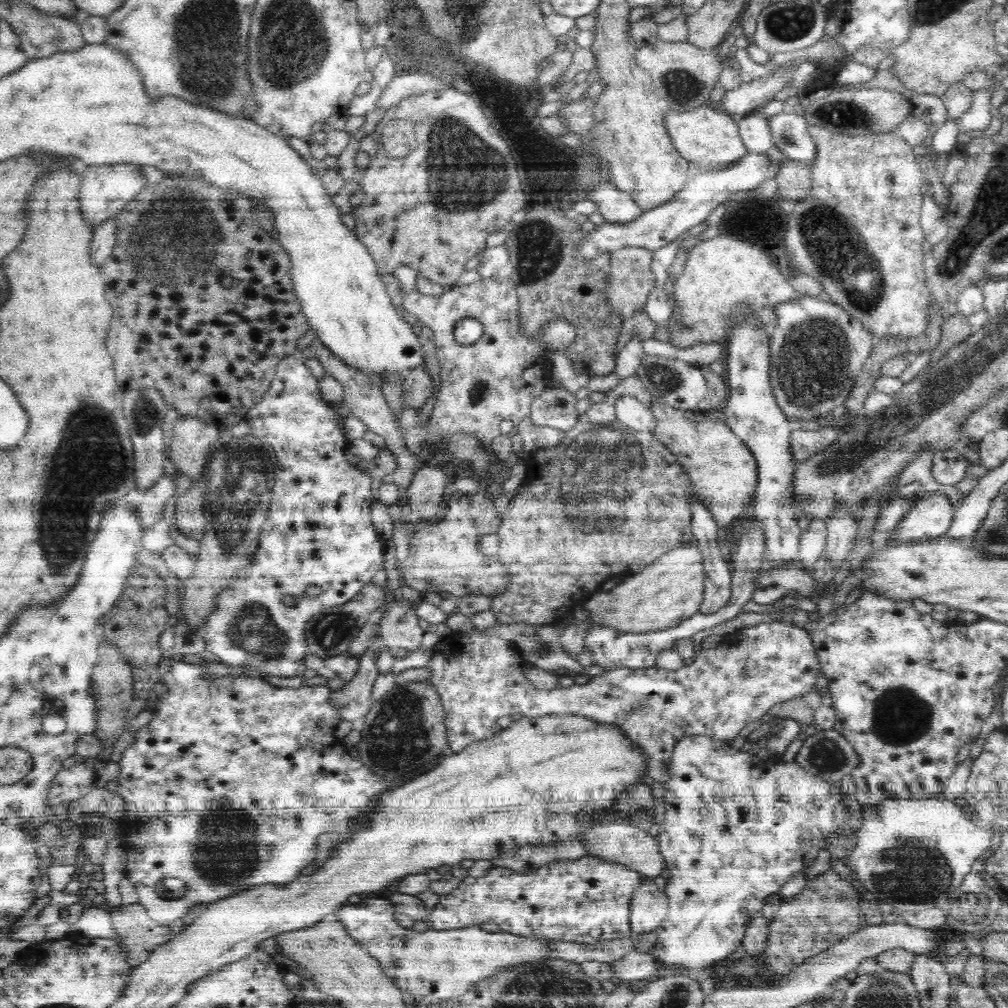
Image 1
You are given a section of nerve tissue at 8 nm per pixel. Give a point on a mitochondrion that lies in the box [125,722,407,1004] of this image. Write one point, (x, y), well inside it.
(227, 852)

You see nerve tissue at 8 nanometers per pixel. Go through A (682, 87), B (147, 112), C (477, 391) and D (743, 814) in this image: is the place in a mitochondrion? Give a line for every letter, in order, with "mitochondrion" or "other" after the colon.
A: mitochondrion
B: other
C: mitochondrion
D: other

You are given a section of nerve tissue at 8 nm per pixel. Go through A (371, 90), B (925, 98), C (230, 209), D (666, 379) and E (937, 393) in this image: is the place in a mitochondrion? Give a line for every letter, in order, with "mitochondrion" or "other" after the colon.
A: other
B: other
C: other
D: mitochondrion
E: mitochondrion

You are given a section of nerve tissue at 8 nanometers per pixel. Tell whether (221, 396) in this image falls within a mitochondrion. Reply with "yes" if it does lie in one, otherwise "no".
no

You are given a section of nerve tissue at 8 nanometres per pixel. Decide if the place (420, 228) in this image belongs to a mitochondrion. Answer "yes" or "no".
no

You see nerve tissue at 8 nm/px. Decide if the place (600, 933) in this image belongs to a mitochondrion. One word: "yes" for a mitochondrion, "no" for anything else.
no

